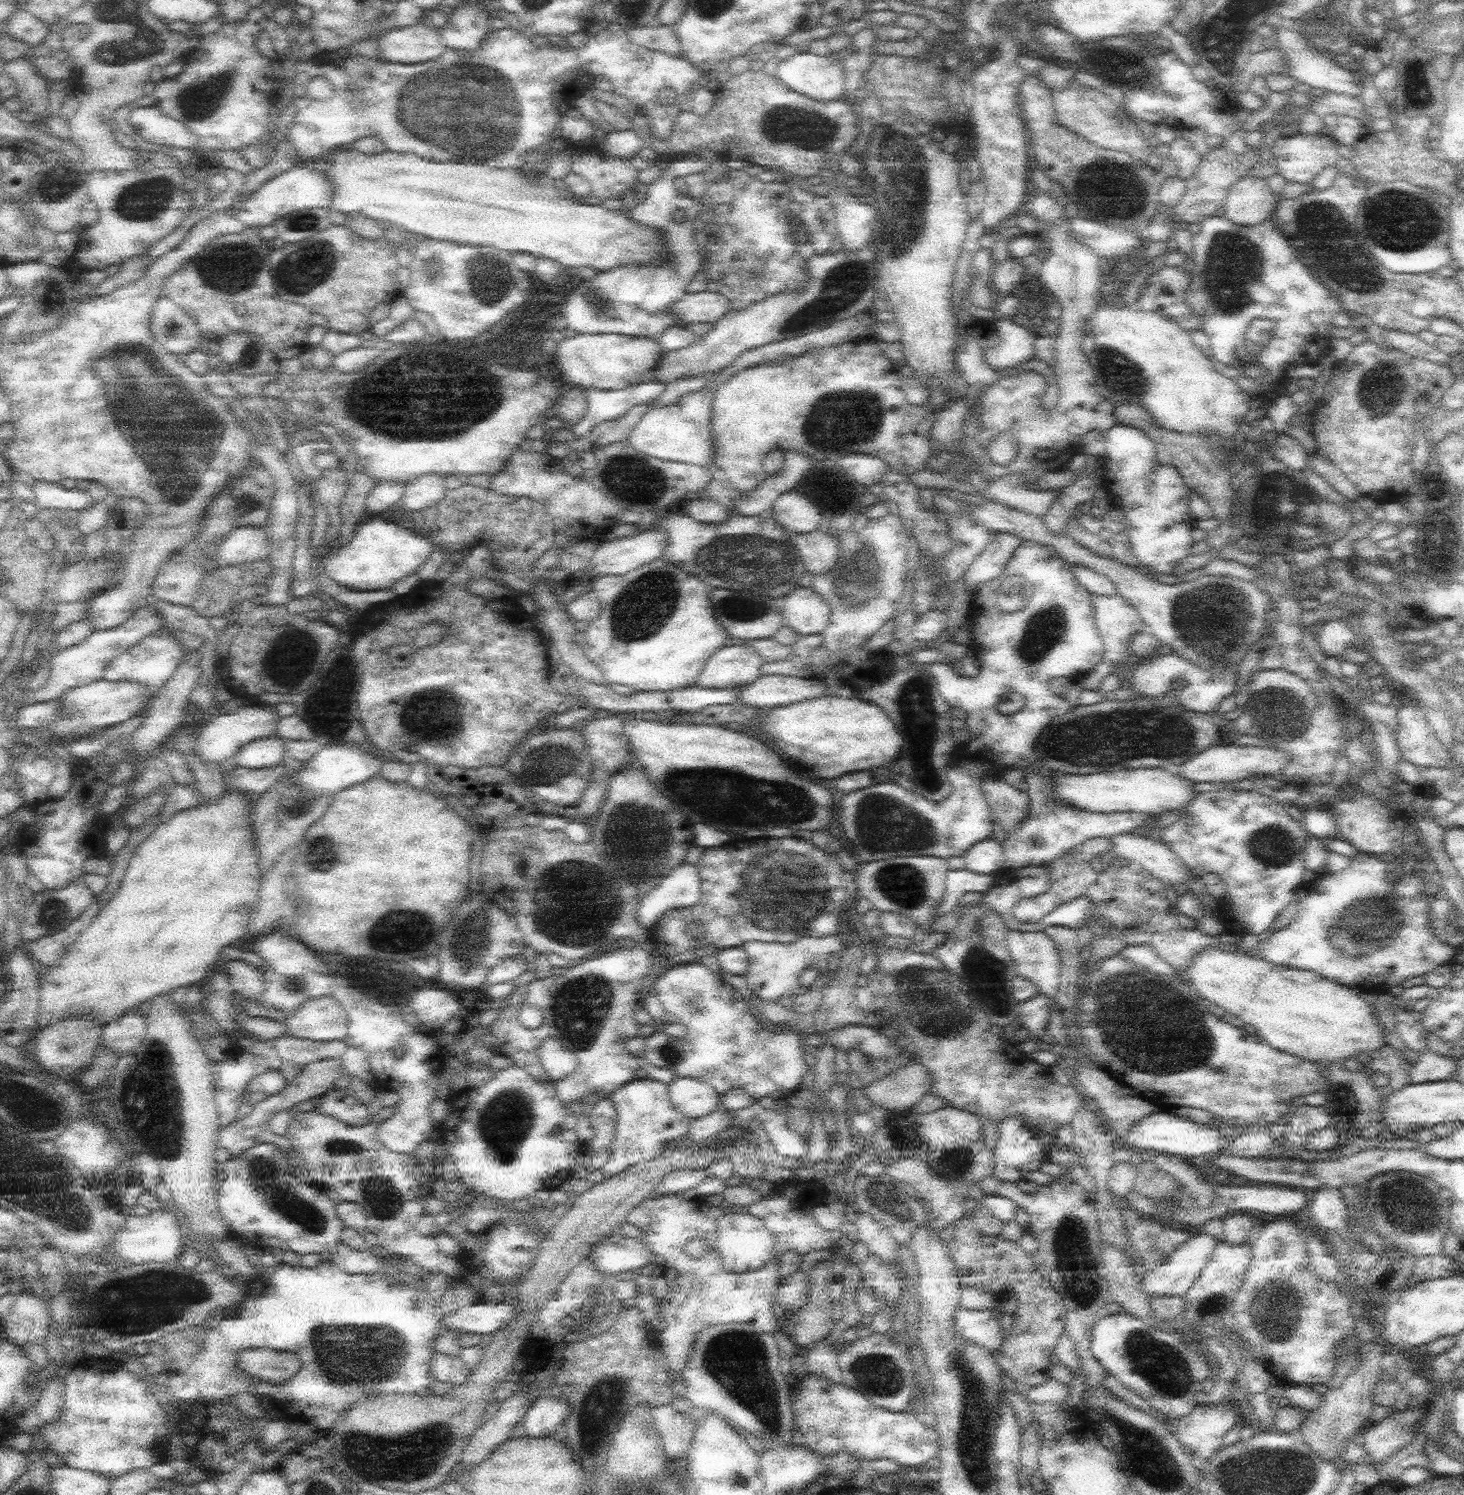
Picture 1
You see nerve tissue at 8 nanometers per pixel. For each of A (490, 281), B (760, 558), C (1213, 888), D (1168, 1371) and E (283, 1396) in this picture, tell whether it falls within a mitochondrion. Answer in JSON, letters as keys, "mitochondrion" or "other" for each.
{"A":"mitochondrion","B":"mitochondrion","C":"other","D":"mitochondrion","E":"other"}

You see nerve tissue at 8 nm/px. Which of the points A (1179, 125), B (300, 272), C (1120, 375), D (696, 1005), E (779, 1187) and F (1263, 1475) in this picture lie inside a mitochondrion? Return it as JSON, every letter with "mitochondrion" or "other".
{"A":"other","B":"mitochondrion","C":"mitochondrion","D":"mitochondrion","E":"other","F":"mitochondrion"}

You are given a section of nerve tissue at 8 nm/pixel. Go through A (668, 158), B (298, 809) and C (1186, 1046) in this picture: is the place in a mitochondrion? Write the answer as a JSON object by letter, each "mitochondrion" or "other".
{"A":"other","B":"other","C":"mitochondrion"}

